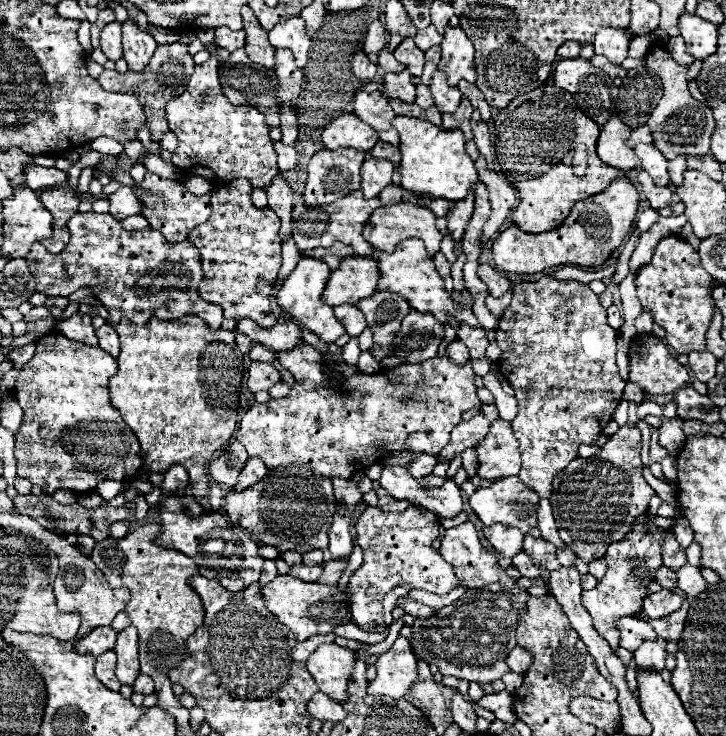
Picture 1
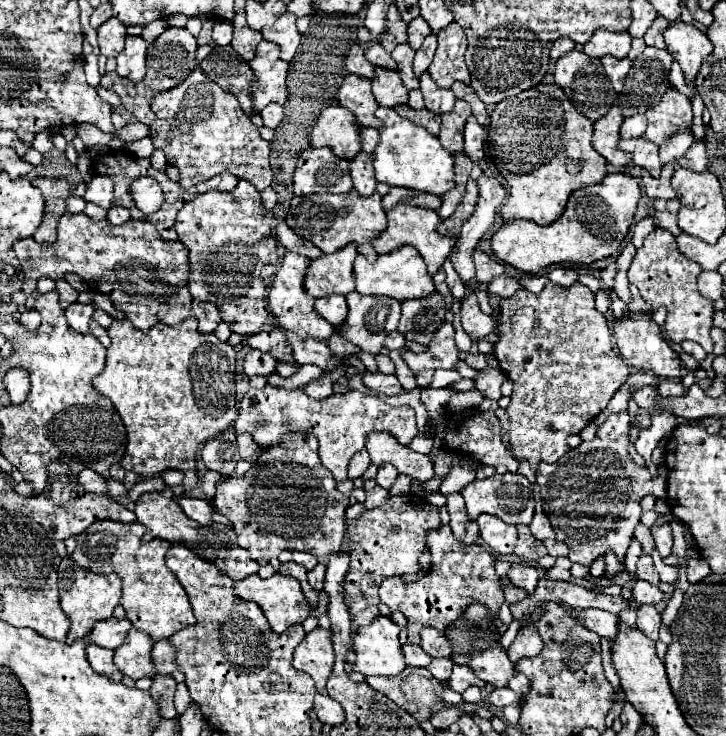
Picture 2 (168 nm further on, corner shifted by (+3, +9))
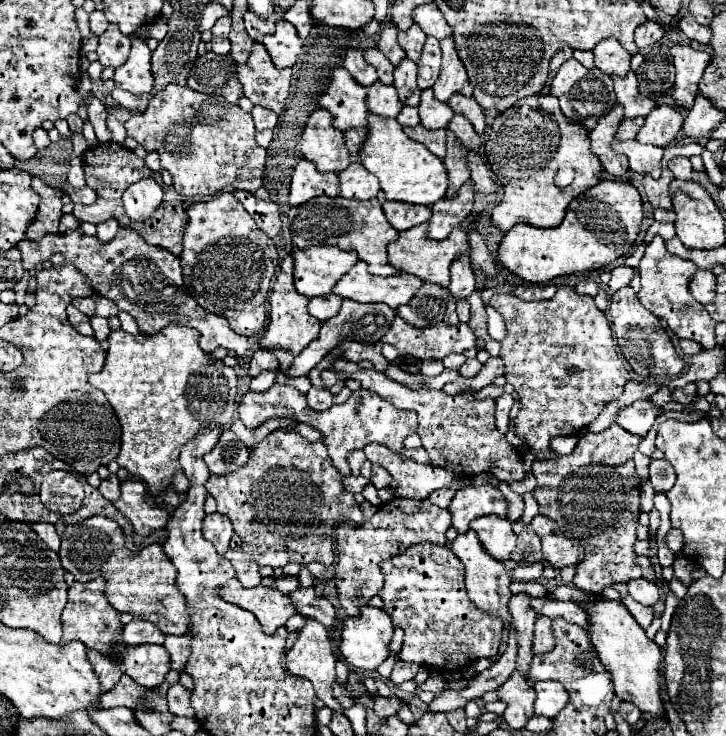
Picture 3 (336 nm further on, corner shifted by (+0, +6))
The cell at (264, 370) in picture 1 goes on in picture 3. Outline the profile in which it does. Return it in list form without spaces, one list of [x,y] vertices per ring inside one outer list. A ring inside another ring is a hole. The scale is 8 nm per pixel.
[[[260,349],[250,357],[250,369],[248,369],[250,377],[260,375],[262,371],[276,371],[276,369],[278,369],[278,359],[266,349]]]

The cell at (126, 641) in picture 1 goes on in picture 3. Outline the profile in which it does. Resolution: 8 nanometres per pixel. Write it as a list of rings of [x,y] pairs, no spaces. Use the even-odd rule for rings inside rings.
[[[144,643],[126,647],[124,651],[124,673],[148,689],[164,683],[166,673],[170,671],[168,663],[168,651],[162,645]]]

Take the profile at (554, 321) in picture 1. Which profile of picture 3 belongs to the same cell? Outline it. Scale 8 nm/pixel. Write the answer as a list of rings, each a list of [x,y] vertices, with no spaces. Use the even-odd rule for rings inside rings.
[[[558,287],[556,295],[552,299],[542,301],[522,301],[514,295],[494,295],[490,299],[490,305],[504,317],[508,335],[502,341],[500,359],[506,367],[506,379],[516,389],[520,403],[524,405],[524,411],[530,413],[518,413],[514,419],[514,435],[518,435],[524,445],[536,455],[536,459],[548,459],[548,457],[560,457],[552,451],[550,441],[560,435],[574,435],[586,425],[590,425],[598,413],[604,409],[606,403],[616,399],[624,385],[630,379],[628,369],[618,357],[610,323],[606,315],[594,305],[594,299],[590,295],[578,295],[572,287]]]

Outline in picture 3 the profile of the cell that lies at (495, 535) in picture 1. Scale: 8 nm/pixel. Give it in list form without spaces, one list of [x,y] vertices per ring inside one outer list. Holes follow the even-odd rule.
[[[492,515],[478,517],[472,521],[470,529],[478,533],[478,539],[484,545],[484,549],[498,561],[506,561],[516,547],[518,537],[514,535],[512,523],[508,519]]]

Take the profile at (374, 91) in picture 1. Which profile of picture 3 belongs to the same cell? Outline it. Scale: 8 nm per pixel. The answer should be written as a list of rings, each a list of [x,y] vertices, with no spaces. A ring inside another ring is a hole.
[[[336,67],[332,71],[330,85],[326,87],[326,93],[318,99],[318,103],[334,115],[334,127],[346,131],[352,127],[368,125],[366,97],[366,87],[356,83],[344,67]]]

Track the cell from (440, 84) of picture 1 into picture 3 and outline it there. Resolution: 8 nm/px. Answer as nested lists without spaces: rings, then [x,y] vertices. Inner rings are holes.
[[[424,89],[422,91],[422,101],[418,105],[420,109],[420,123],[426,127],[426,129],[442,129],[448,125],[448,121],[452,119],[452,109],[438,101],[434,95],[432,95],[432,89]]]

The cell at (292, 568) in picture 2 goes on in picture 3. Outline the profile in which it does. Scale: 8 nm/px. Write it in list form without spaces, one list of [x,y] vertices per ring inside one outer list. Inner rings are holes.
[[[282,575],[282,577],[278,577],[278,579],[274,581],[272,587],[278,589],[278,591],[282,591],[282,593],[292,593],[292,591],[296,591],[296,589],[300,587],[300,581],[298,581],[298,577]]]

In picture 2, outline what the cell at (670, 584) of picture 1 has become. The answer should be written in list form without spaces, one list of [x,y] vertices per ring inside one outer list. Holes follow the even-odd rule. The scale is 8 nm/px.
[[[641,554],[639,562],[637,562],[637,578],[651,582],[651,584],[659,584],[659,574],[655,572],[653,560],[649,554]]]

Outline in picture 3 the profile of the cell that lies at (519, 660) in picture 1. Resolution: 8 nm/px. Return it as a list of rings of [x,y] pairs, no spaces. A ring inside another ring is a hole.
[[[538,617],[536,627],[534,627],[532,651],[534,651],[534,655],[540,655],[540,653],[548,653],[552,649],[554,649],[554,637],[552,637],[552,629],[550,629],[550,619]]]

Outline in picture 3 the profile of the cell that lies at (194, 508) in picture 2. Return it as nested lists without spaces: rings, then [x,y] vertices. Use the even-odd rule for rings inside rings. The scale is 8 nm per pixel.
[[[210,513],[204,517],[202,521],[202,531],[204,531],[204,537],[216,547],[216,551],[220,555],[226,553],[228,549],[228,543],[230,543],[230,537],[234,535],[232,531],[232,523],[228,521],[228,517],[224,517],[222,513]]]

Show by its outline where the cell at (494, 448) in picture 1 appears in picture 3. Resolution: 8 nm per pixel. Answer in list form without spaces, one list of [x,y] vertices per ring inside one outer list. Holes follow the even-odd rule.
[[[332,357],[330,365],[336,369],[336,373],[344,373],[348,379],[360,381],[364,389],[378,393],[394,407],[404,411],[416,411],[420,425],[418,435],[422,439],[422,447],[430,455],[432,465],[444,467],[460,475],[492,473],[500,481],[524,479],[526,471],[518,451],[504,439],[504,435],[494,425],[494,399],[482,399],[482,401],[474,399],[472,391],[450,397],[444,391],[434,391],[434,389],[408,389],[406,385],[388,379],[384,373],[378,373],[374,369],[370,371],[360,369],[354,361],[340,361],[338,357]]]

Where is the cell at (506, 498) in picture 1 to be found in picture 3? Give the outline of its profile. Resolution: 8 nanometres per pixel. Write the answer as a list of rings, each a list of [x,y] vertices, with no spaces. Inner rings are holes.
[[[488,483],[478,487],[458,489],[448,511],[452,513],[452,527],[458,533],[466,533],[470,521],[484,515],[498,515],[508,519],[508,501],[498,488]]]

